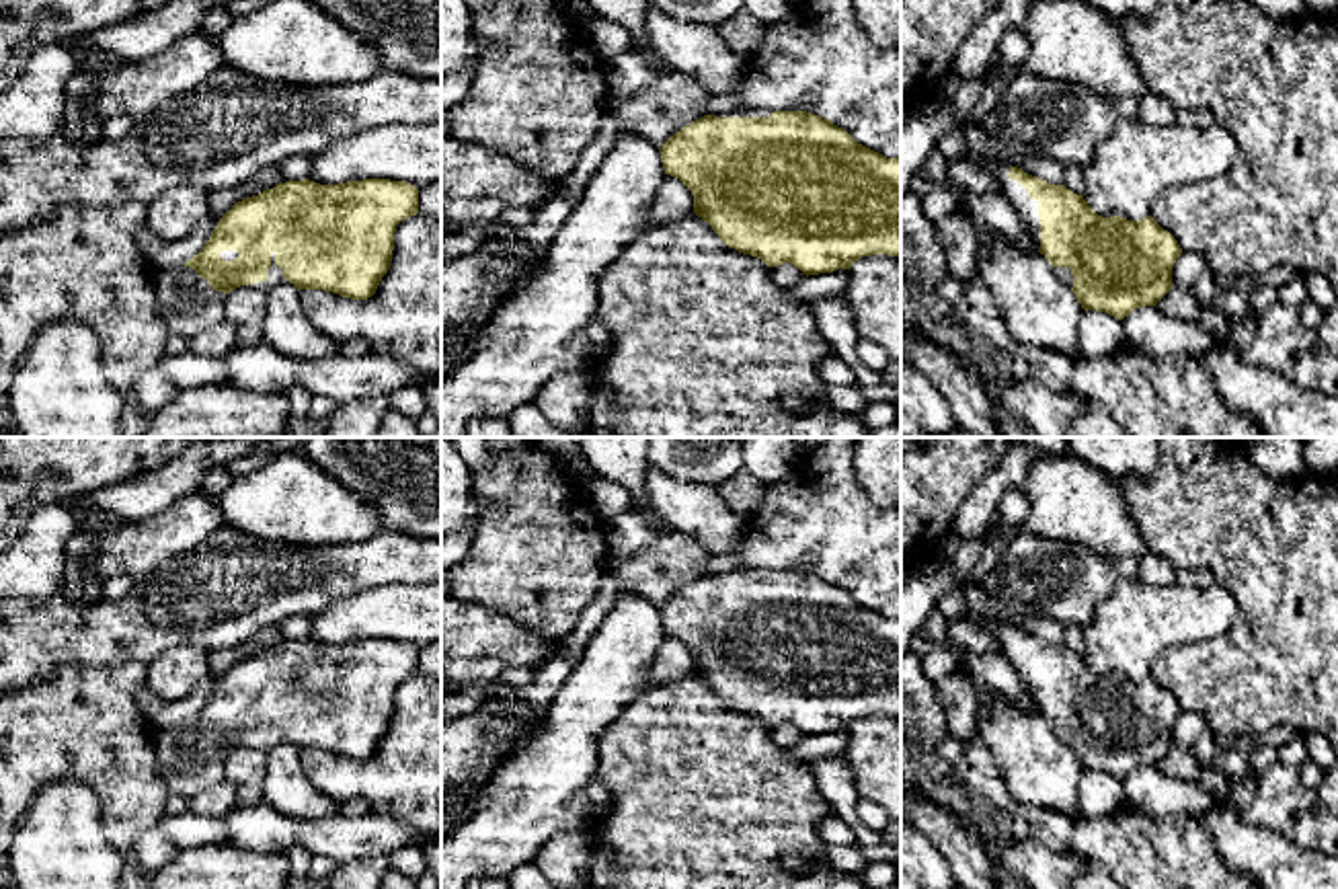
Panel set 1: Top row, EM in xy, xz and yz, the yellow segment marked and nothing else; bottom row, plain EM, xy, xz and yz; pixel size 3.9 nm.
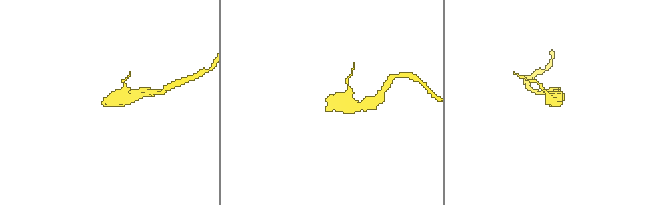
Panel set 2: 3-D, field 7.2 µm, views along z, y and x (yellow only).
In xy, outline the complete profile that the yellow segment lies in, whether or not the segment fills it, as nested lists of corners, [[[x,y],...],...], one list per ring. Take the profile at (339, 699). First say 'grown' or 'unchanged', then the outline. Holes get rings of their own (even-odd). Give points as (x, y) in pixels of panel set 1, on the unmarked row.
grown; [[[404,641],[279,643],[232,665],[191,721],[154,731],[162,782],[170,795],[191,799],[224,778],[228,753],[240,745],[269,753],[277,743],[289,741],[298,749],[367,760],[390,729],[396,686],[415,673],[419,649]]]

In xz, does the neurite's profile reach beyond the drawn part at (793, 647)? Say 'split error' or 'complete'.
split error

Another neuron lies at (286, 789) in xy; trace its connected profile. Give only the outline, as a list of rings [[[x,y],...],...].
[[[281,741],[269,751],[261,788],[263,803],[285,817],[312,821],[339,815],[339,803],[314,788],[302,772],[300,749],[289,741]]]

